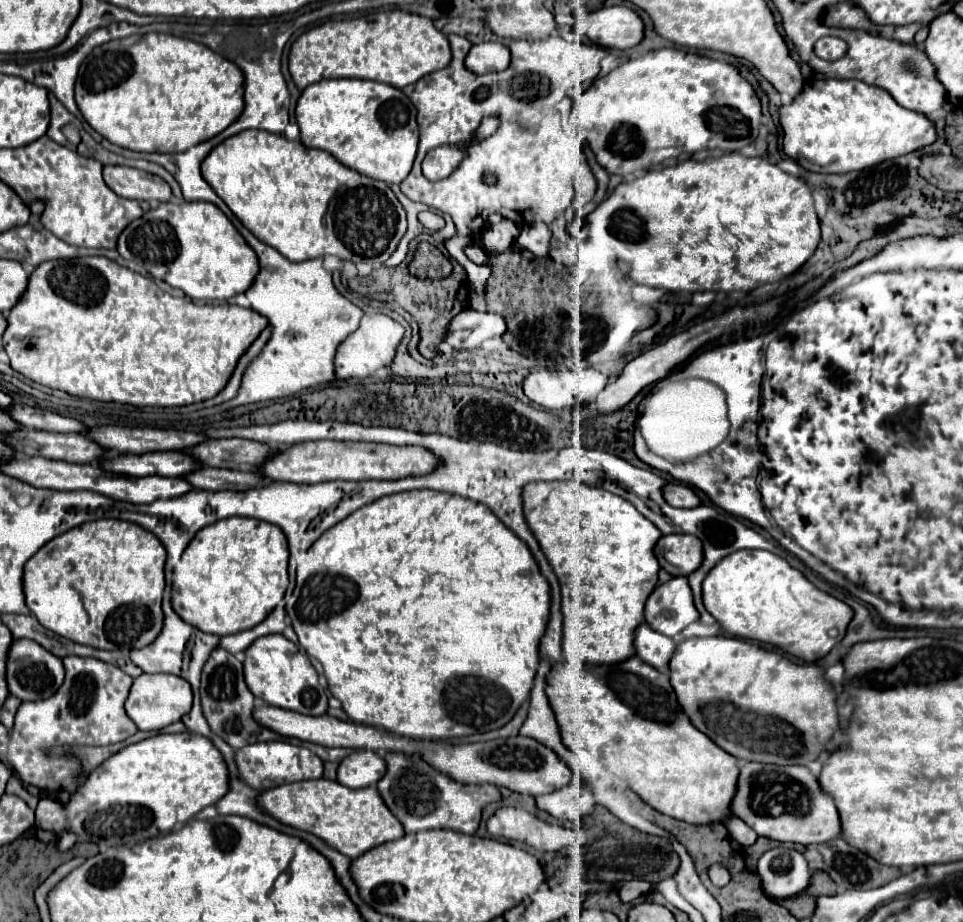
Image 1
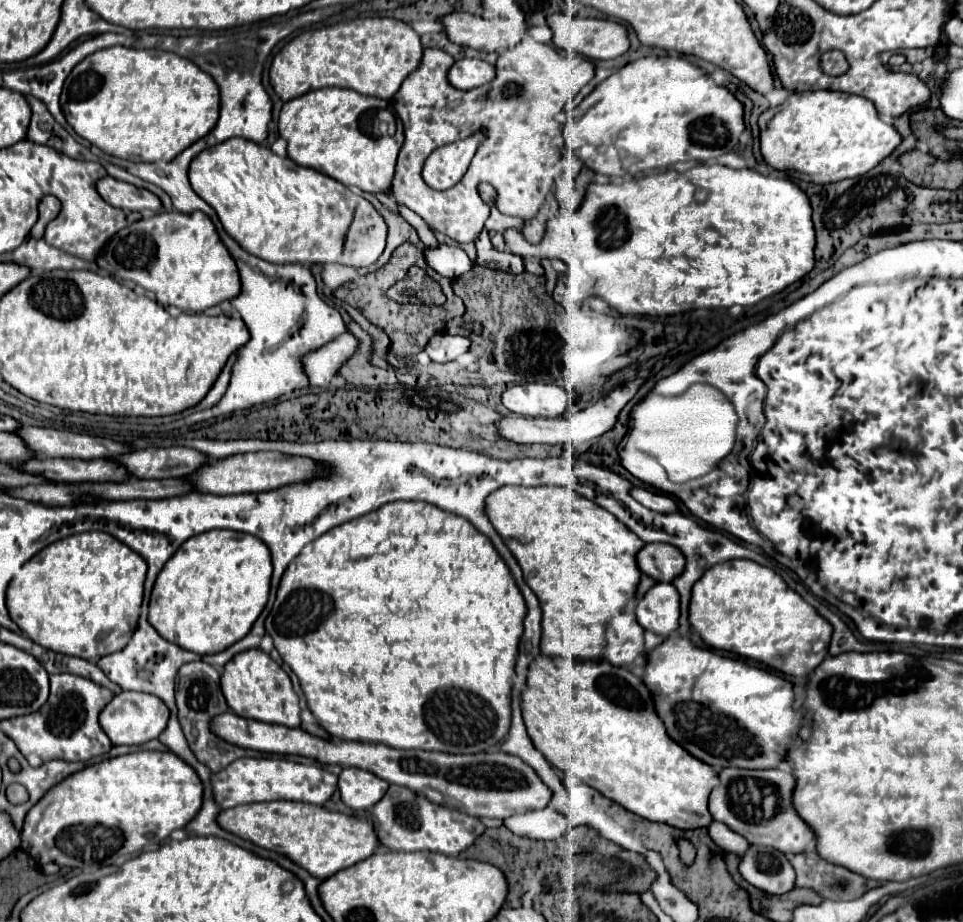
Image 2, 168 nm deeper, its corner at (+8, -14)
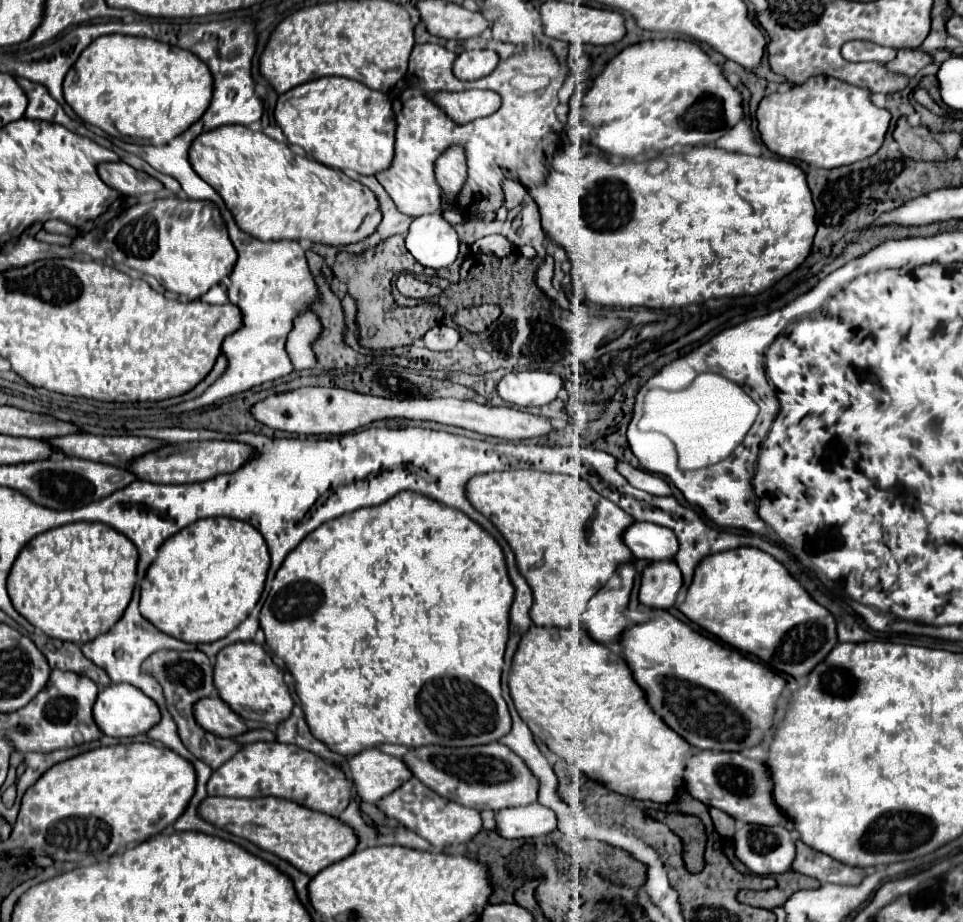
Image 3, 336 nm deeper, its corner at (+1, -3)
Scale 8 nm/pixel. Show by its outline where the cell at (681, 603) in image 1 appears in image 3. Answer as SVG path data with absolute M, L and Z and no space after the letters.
M674 560L650 562L640 574L640 602L666 610L676 604L676 594L682 588L682 574Z

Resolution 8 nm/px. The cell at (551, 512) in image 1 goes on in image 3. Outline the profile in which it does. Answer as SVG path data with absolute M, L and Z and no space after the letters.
M506 470L472 476L466 482L466 496L470 504L484 514L510 544L520 574L532 588L534 604L530 620L536 626L562 626L580 624L588 600L602 588L614 570L632 558L632 552L622 542L624 530L634 524L634 518L610 500L600 496L582 478L568 474L546 474L538 470Z

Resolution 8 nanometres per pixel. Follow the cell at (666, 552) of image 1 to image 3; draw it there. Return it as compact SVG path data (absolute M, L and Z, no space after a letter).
M634 522L624 532L622 540L630 548L634 558L670 560L678 552L678 540L674 532L650 522Z

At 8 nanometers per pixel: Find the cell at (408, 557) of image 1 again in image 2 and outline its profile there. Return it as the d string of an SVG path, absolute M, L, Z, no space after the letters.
M393 501L379 507L379 511L339 525L309 543L283 573L265 629L267 635L273 637L275 649L283 661L289 663L301 679L307 705L319 725L323 725L333 737L383 743L395 749L479 753L497 745L511 725L511 683L515 679L515 647L519 647L519 635L523 635L523 615L527 615L527 603L523 603L523 595L519 595L519 587L515 587L509 567L503 563L503 557L495 547L491 547L487 535L475 531L467 519L459 519L459 515L451 515L431 503Z

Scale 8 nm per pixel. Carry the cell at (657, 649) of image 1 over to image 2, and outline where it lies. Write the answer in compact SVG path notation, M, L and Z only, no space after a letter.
M623 613L613 617L607 625L603 657L615 667L623 667L631 665L639 657L645 657L645 653L643 629L635 621L635 615Z

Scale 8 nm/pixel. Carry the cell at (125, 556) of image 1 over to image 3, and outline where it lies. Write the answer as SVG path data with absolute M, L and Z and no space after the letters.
M72 522L32 538L8 574L8 596L18 614L46 636L82 644L108 632L124 614L136 580L136 546L98 522Z

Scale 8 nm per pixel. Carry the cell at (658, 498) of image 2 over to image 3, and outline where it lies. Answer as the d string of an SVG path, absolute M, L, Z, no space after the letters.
M618 462L616 464L616 470L634 486L634 488L640 488L644 492L650 492L654 496L670 496L670 486L656 474L650 474L646 470L640 470L640 468L634 468L630 466L628 462Z

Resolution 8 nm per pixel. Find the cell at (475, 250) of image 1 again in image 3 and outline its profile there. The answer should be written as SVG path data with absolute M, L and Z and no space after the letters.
M442 212L414 218L406 232L404 244L416 262L436 270L450 266L460 250L456 230L444 220Z

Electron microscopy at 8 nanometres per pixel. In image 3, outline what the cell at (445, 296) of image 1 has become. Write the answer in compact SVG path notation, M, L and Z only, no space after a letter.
M390 236L390 240L384 240L378 248L370 248L370 252L362 254L348 254L338 252L336 262L332 264L334 274L348 286L348 294L356 300L358 314L358 344L370 350L386 350L394 346L406 346L412 344L416 338L422 338L430 328L438 326L442 322L442 308L434 302L418 304L414 308L402 308L392 298L390 280L396 276L396 272L406 272L410 264L416 264L416 260L408 254L404 246L404 238Z

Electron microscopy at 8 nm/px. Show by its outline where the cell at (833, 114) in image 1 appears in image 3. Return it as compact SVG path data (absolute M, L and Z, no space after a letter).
M814 76L784 94L762 98L756 110L758 130L764 144L778 156L802 160L818 168L838 168L872 156L884 140L890 112L876 108L865 88L850 86L838 78Z

